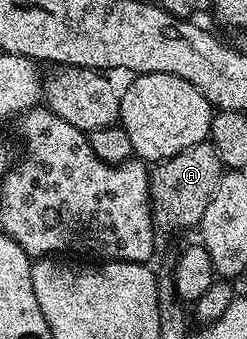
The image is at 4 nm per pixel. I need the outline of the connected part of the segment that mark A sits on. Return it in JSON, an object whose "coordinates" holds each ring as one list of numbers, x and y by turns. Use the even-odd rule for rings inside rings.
{"coordinates":[[209,141,192,145,176,153,176,157,153,164,150,171,150,201,153,204,155,228,159,232,178,226,197,228,222,174,224,168,220,153,216,153,213,143]]}

